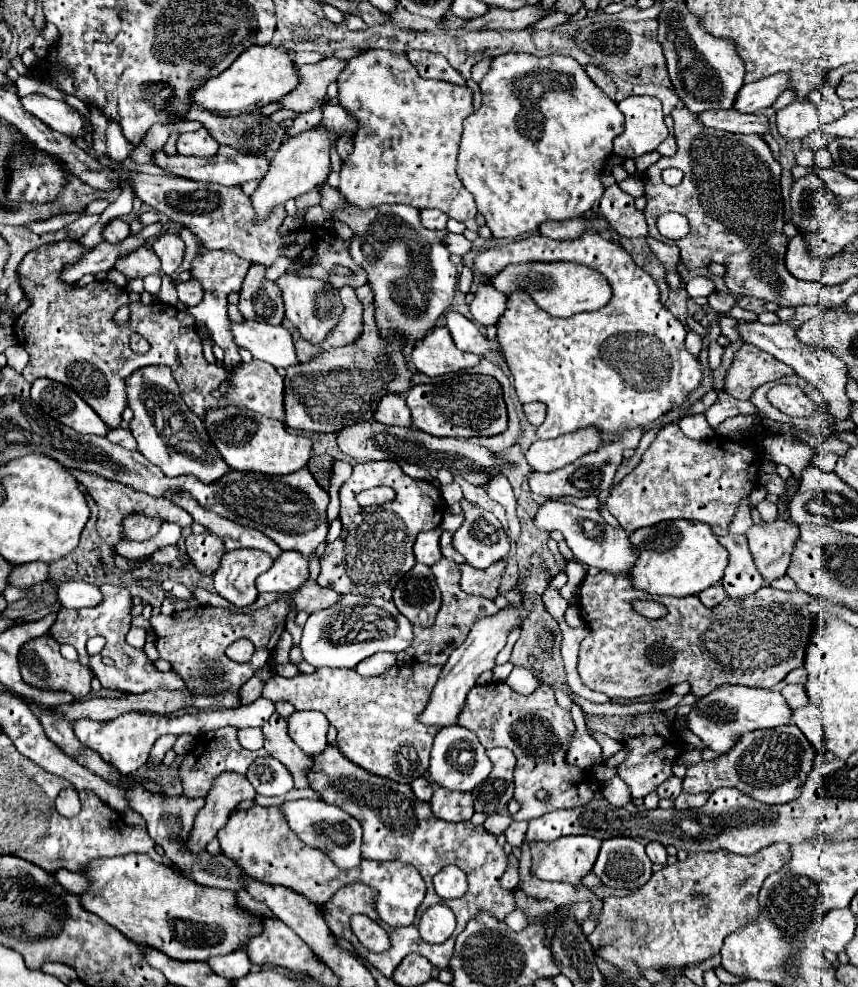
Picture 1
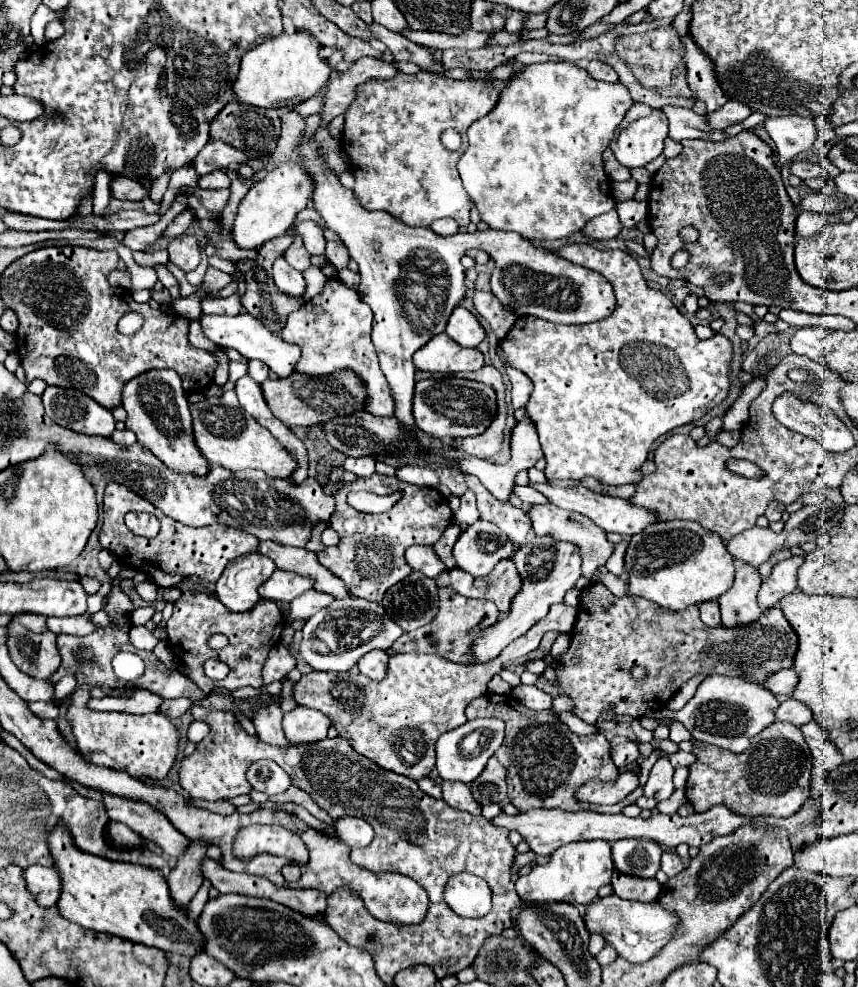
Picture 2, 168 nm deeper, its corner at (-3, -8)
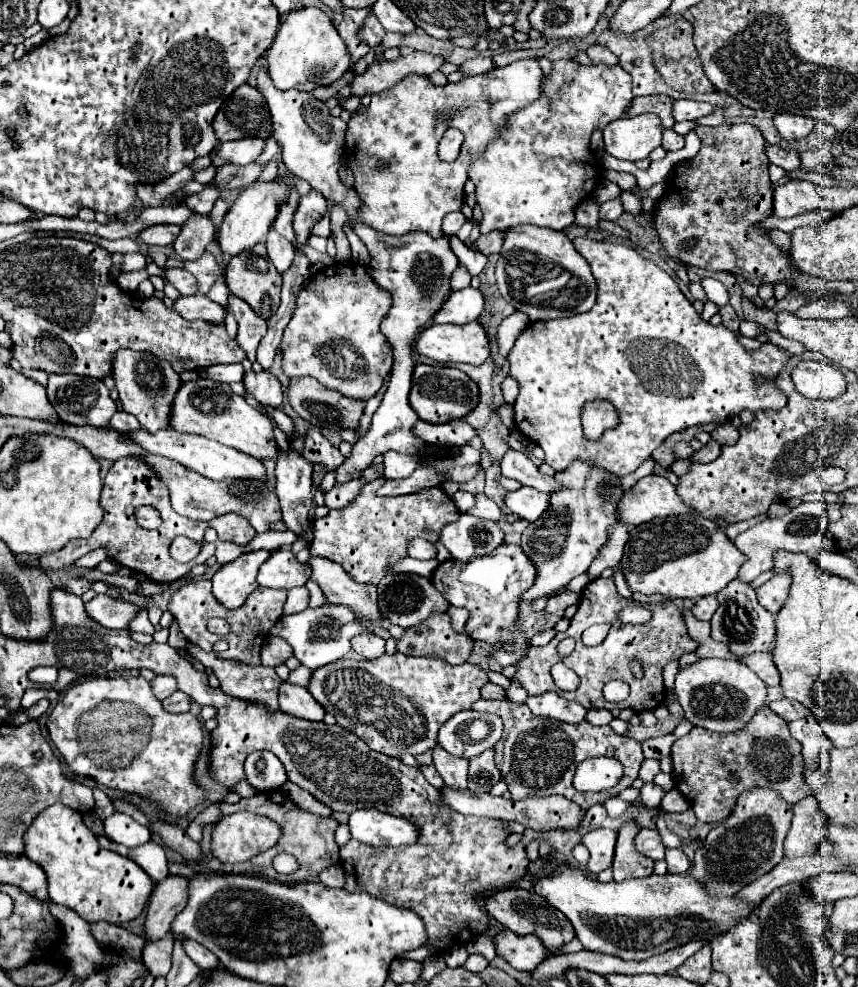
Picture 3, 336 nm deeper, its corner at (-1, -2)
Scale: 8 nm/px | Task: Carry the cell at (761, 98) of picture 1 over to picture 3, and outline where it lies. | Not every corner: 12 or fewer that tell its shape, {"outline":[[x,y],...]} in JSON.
{"outline":[[674,100],[676,122],[698,120],[712,112],[712,104]]}

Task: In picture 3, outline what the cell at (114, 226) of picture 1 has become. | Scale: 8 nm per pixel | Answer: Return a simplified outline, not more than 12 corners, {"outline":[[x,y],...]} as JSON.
{"outline":[[150,226],[140,240],[154,246],[170,246],[180,234],[180,226]]}

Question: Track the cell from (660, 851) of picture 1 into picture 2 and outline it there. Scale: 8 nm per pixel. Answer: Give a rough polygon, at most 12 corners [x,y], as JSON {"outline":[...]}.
{"outline":[[662,854],[660,870],[666,876],[676,876],[682,872],[684,864],[678,854]]}

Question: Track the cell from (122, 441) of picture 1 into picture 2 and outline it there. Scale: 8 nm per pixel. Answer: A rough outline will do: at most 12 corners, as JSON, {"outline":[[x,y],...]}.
{"outline":[[116,430],[112,440],[120,446],[132,446],[136,442],[134,432]]}

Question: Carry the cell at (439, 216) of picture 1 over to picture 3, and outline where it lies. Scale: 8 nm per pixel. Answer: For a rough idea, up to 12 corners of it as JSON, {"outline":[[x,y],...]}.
{"outline":[[458,210],[444,218],[442,230],[458,232],[468,220]]}

